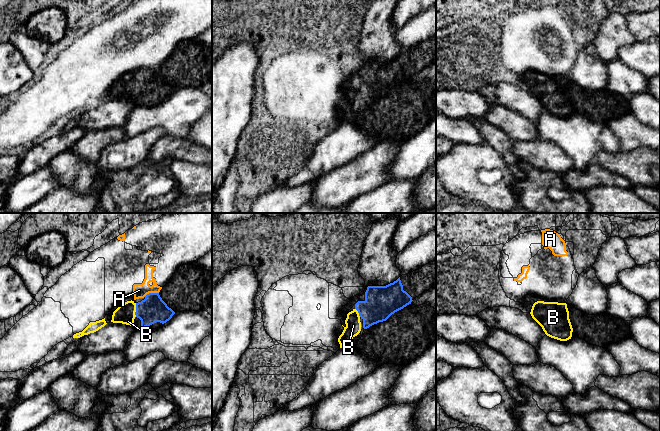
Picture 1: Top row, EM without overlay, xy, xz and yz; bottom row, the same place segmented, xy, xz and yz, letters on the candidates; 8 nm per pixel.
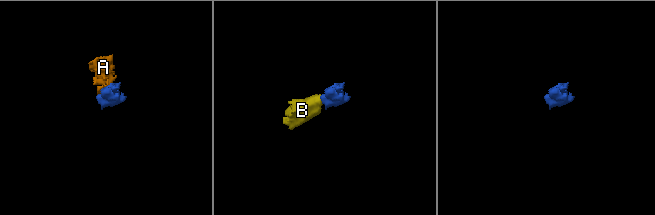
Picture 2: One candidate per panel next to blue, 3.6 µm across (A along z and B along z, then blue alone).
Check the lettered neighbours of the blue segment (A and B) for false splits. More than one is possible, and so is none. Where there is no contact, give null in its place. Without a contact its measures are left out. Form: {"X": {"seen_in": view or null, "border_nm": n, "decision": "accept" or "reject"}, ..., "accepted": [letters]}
{"A": {"seen_in": "xy", "border_nm": 120, "decision": "reject"}, "B": {"seen_in": "xy", "border_nm": 110, "decision": "accept"}, "accepted": ["B"]}

